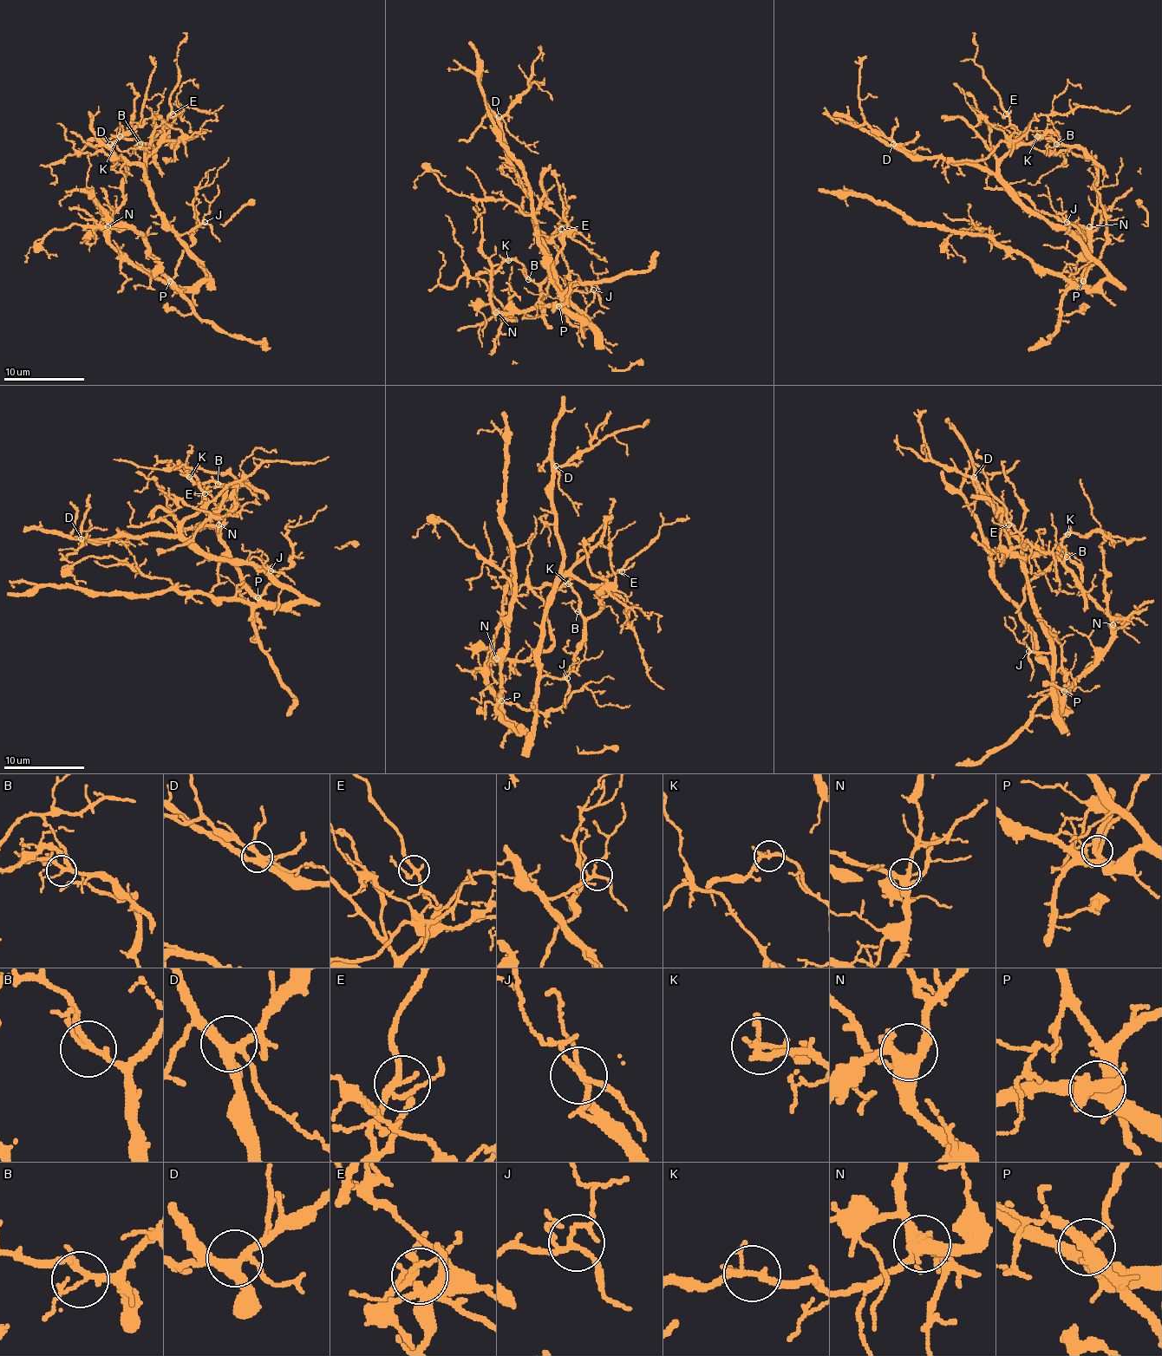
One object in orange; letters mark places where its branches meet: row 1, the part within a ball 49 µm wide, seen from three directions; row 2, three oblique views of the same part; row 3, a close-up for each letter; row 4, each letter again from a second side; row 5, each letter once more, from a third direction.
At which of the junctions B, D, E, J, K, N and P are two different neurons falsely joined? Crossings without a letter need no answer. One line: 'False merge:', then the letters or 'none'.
False merge: K

